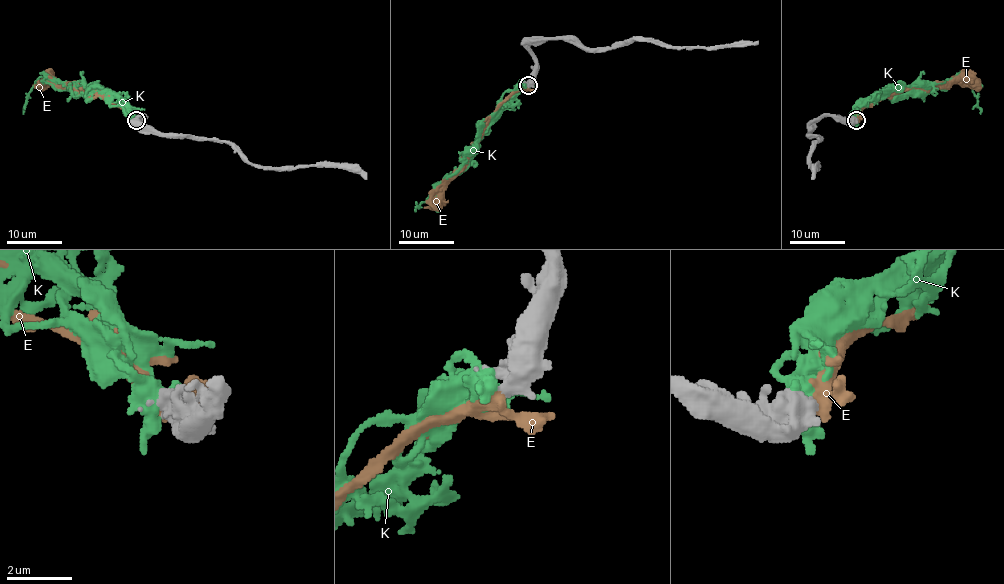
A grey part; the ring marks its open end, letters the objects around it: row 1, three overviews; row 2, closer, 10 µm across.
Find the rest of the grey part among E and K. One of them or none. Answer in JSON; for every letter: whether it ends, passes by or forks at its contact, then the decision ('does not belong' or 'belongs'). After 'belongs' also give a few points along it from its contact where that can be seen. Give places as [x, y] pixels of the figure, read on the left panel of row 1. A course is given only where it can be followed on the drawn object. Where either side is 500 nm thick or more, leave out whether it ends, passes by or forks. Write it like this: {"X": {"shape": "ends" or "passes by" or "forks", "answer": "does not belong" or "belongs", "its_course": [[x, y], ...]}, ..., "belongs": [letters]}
{"E": {"answer": "belongs", "its_course": [[137, 119], [90, 89], [56, 86], [51, 82], [33, 85]]}, "K": {"answer": "does not belong"}, "belongs": ["E"]}

